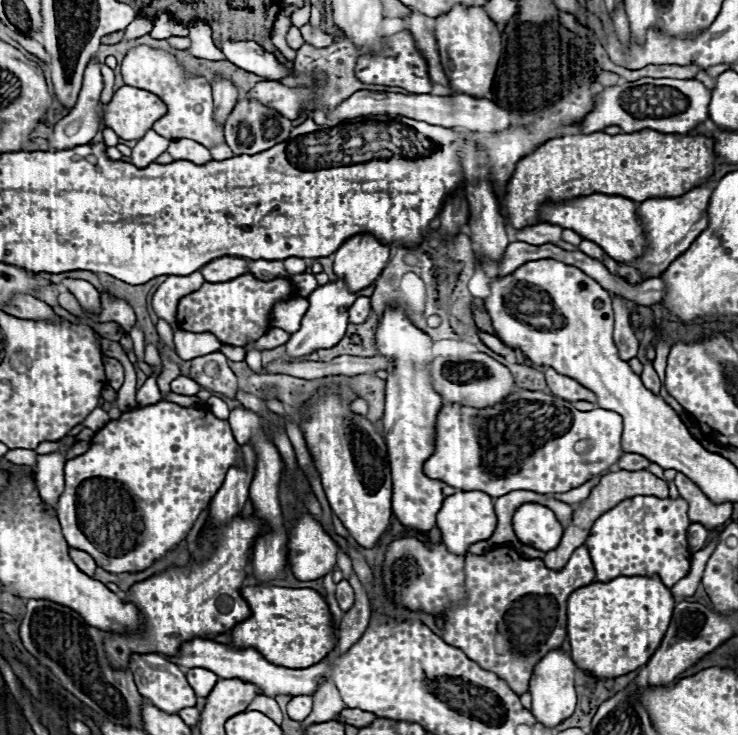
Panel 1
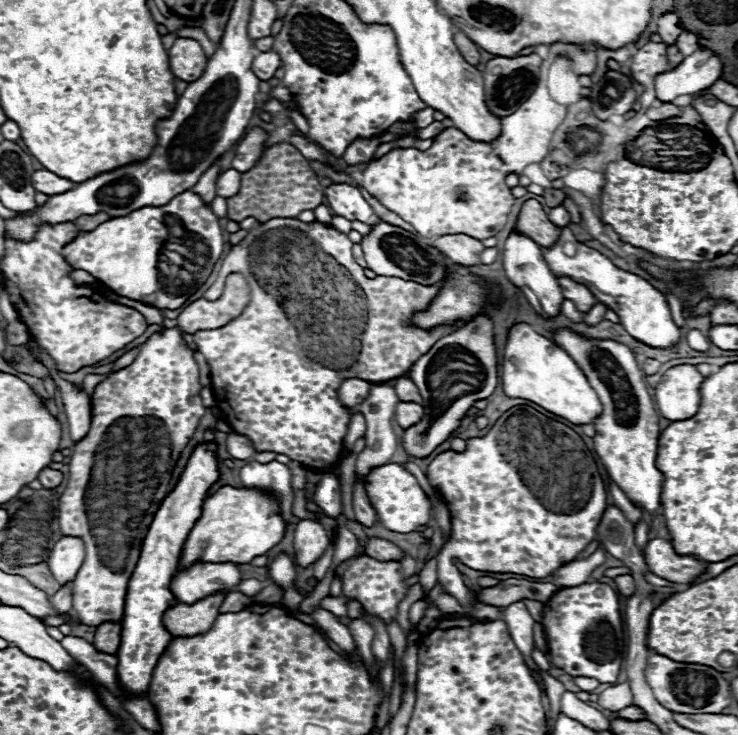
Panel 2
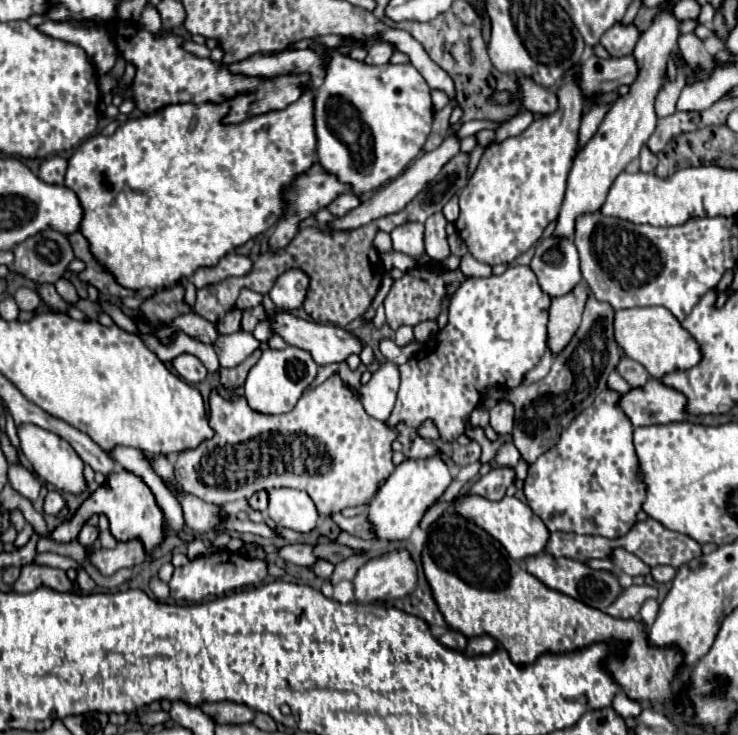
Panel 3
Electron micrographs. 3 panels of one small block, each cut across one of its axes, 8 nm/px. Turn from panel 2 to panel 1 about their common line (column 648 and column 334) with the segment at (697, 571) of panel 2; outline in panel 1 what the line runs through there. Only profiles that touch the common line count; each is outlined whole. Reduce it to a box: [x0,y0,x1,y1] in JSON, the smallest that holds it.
[288,516,338,580]

